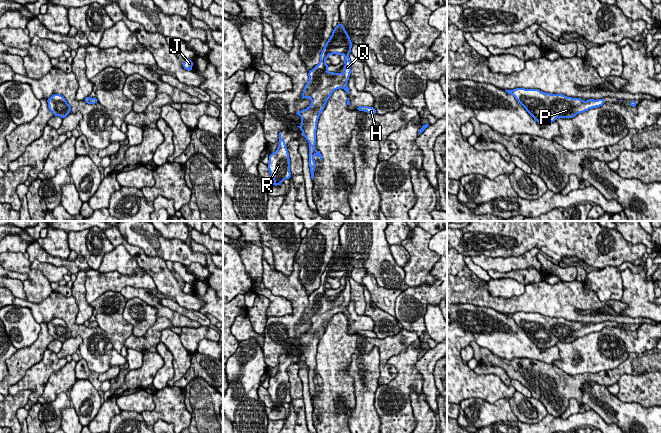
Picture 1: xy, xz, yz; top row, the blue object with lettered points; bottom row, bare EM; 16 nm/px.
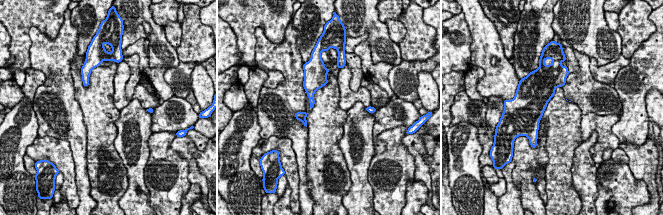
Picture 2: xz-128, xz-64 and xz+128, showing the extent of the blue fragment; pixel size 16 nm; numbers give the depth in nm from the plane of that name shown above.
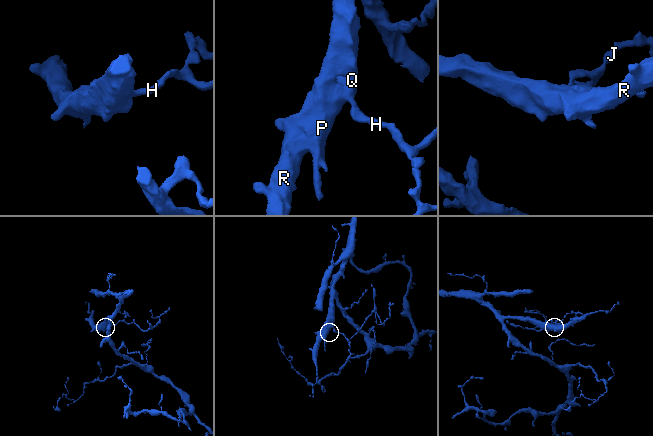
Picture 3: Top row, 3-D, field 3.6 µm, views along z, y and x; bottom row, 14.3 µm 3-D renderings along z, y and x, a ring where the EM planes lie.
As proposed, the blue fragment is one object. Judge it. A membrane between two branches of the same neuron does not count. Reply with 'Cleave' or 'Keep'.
Keep

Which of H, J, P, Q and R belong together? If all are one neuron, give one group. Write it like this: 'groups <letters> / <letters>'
groups H J P Q R

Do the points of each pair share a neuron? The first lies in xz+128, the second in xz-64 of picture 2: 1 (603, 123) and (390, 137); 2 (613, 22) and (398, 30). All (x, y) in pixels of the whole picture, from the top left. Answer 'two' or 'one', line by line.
1: two
2: one

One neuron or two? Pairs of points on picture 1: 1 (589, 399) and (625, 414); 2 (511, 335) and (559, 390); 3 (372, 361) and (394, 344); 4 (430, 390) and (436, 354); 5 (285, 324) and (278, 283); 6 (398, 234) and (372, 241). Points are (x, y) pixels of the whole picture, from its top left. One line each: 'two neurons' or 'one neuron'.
1: one neuron
2: two neurons
3: two neurons
4: one neuron
5: one neuron
6: two neurons

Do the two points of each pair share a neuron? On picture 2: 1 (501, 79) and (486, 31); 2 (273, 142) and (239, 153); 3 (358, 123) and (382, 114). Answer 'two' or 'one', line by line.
1: one
2: two
3: two

